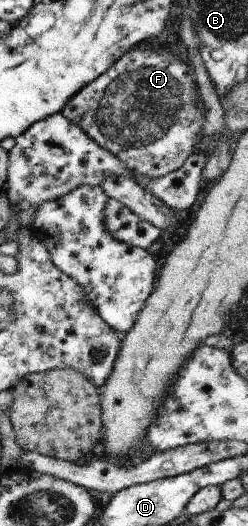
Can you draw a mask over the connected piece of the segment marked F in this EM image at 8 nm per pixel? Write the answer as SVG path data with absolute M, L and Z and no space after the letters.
M132 48L120 56L104 74L72 96L62 108L61 114L94 140L100 148L118 156L126 170L136 178L156 178L167 176L184 165L189 155L194 153L196 142L207 130L208 108L199 92L195 74L188 61L164 51L140 50Z

